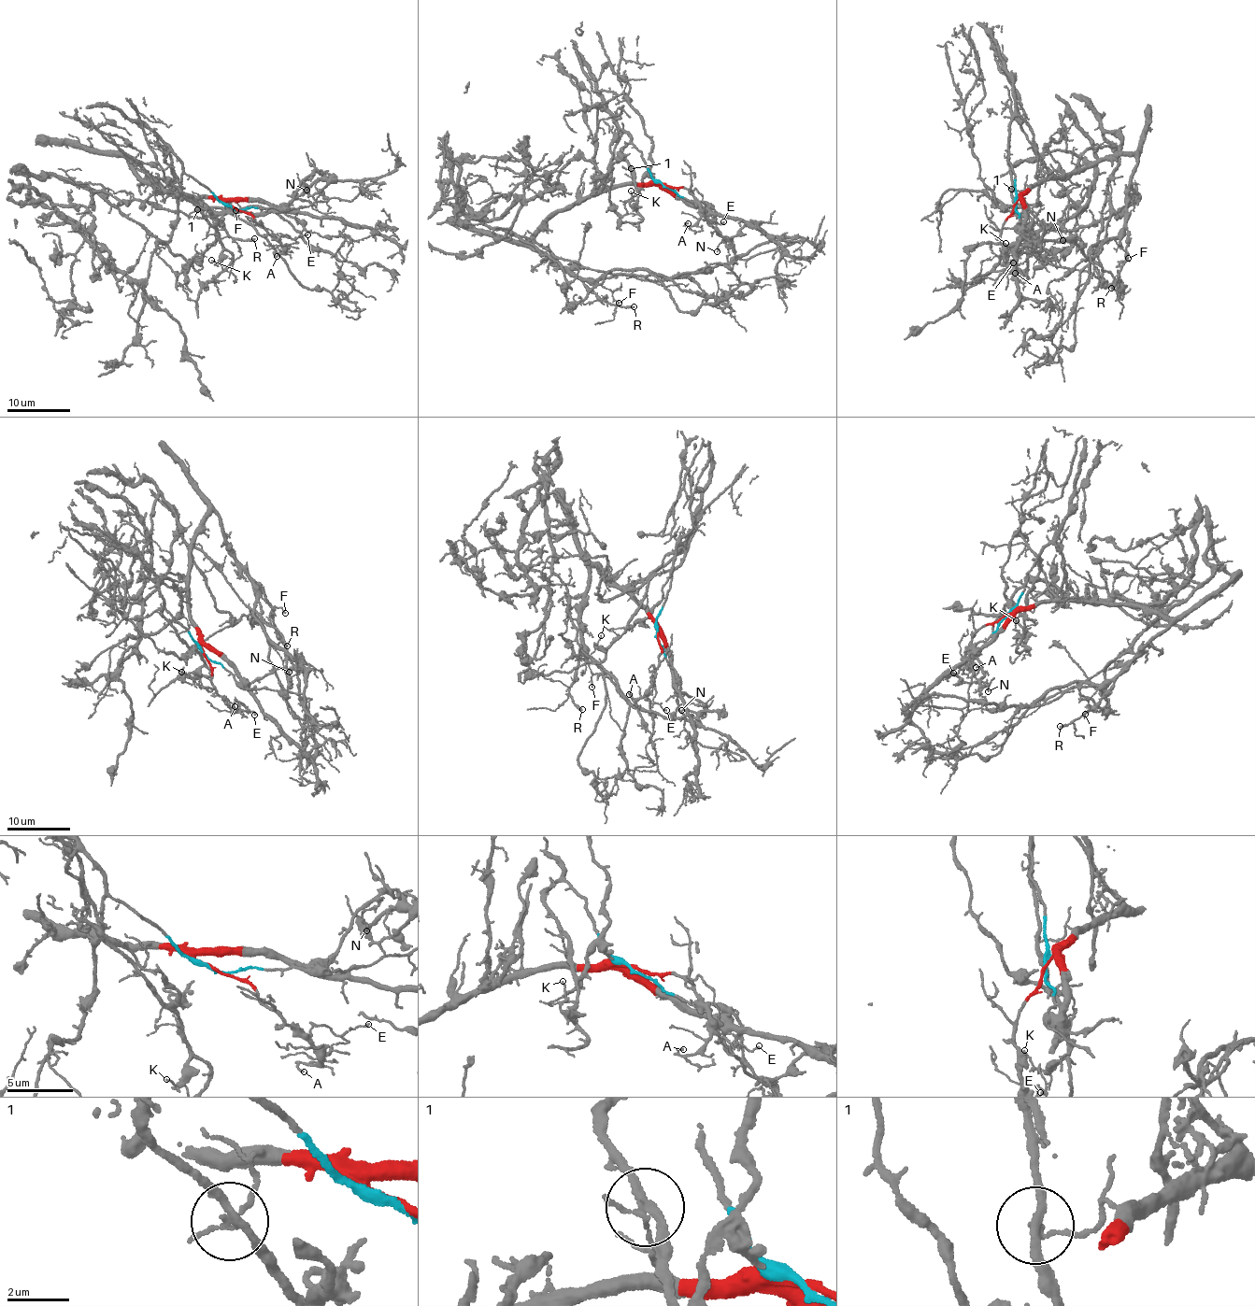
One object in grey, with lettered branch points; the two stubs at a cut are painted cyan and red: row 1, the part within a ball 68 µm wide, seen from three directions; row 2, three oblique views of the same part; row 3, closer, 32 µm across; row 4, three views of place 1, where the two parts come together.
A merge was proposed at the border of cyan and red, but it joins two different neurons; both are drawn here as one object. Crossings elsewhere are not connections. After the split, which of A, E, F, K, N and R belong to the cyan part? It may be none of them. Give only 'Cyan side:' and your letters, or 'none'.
Cyan side: K

